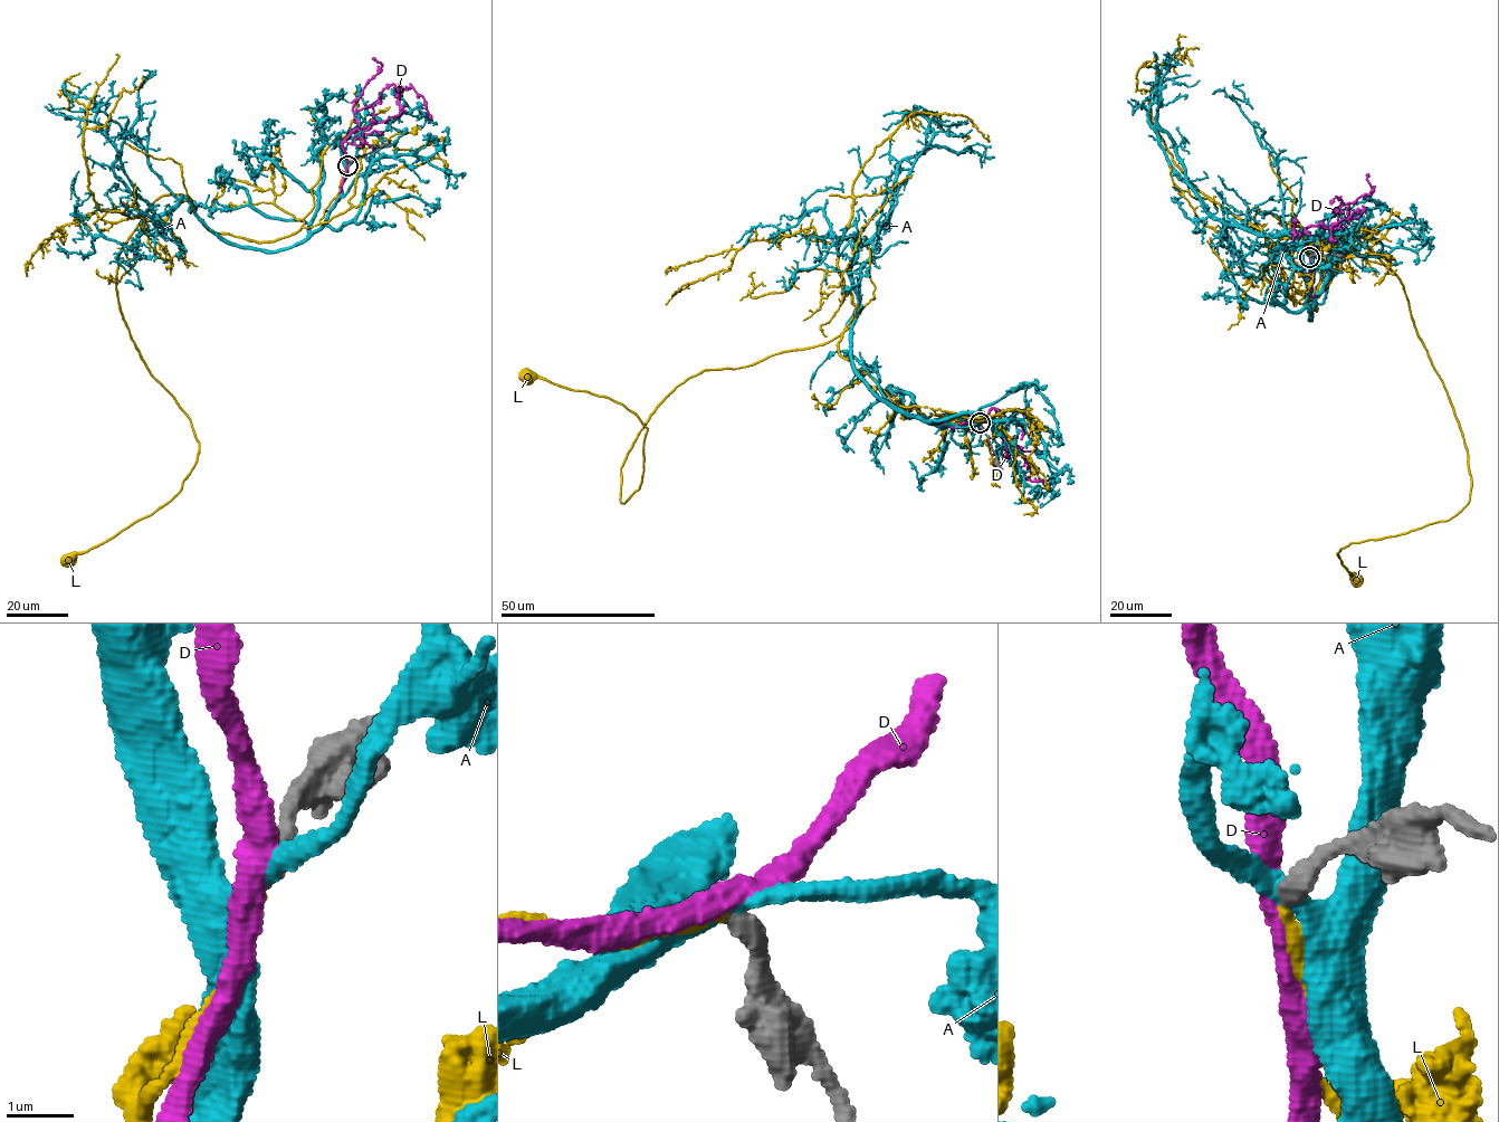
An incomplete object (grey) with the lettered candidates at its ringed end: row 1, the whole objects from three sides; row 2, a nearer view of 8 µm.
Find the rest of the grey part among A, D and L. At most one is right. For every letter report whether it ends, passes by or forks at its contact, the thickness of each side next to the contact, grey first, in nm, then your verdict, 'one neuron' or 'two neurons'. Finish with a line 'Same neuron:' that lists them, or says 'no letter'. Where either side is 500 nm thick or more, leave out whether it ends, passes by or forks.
A: it passes by; calibres 320 and 260 nm; two neurons
D: it passes by; calibres 320 and 340 nm; two neurons
L: it ends; calibres 320 and 180 nm; one neuron
Same neuron: L

